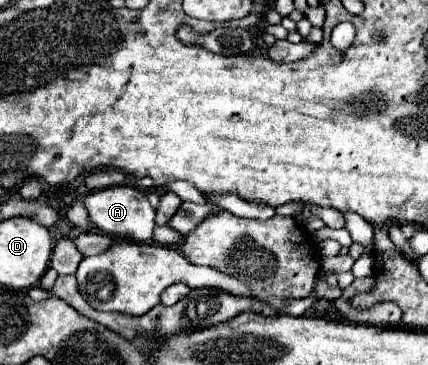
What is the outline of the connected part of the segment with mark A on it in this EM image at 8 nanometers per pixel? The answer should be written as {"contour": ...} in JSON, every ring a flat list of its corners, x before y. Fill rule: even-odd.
{"contour":[[114,186,114,188,104,188,98,192,92,192,86,200,84,206,90,214,92,224,96,224,104,234,116,236,116,238,128,238,134,242,150,242,152,232,154,232,154,208,150,206,146,194,138,188,130,186]]}

